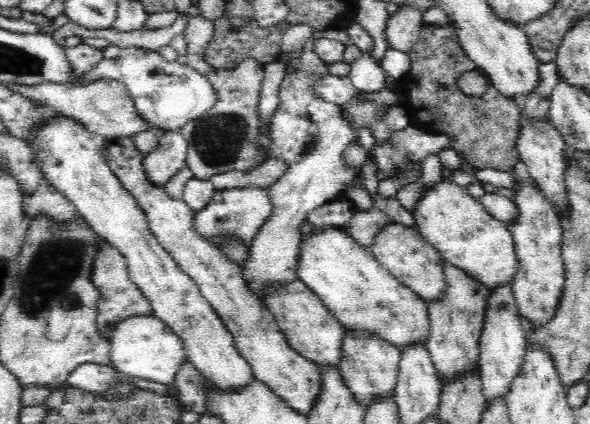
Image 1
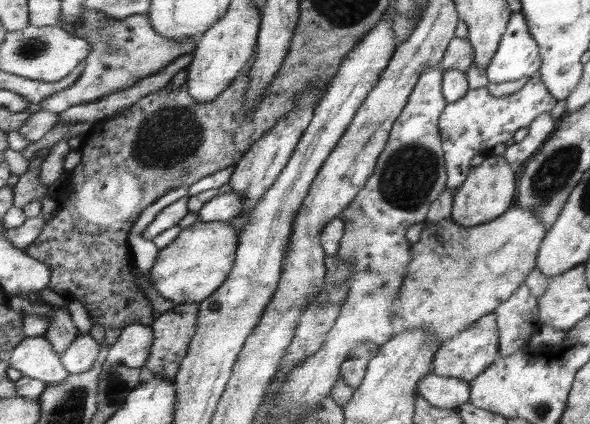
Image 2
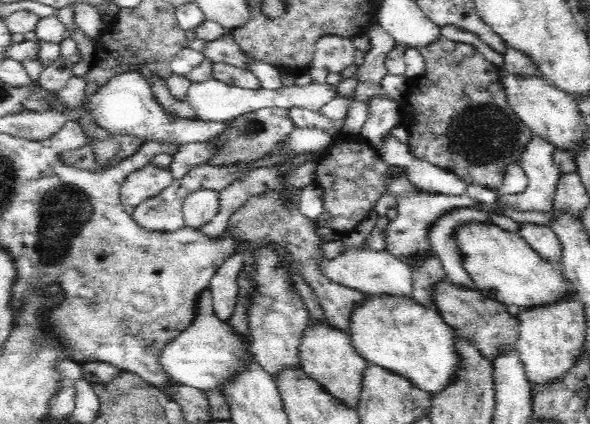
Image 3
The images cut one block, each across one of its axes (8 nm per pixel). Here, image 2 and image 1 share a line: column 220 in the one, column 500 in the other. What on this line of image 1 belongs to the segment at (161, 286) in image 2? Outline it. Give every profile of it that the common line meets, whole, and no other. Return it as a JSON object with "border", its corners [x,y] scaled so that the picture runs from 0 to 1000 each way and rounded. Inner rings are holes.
{"border":[[[753,425],[722,450],[700,509],[708,526],[708,545],[751,613],[783,634],[797,656],[831,684],[869,667],[881,642],[881,611],[864,535],[841,519],[817,479],[793,458],[790,443],[768,425]]]}

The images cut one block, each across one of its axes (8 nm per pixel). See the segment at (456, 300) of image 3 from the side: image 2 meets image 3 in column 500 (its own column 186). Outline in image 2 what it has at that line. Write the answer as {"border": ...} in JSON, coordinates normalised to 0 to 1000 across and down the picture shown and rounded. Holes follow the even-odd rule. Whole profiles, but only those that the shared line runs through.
{"border":[[[337,712],[295,719],[290,731],[268,741],[259,757],[258,771],[263,797],[253,849],[247,854],[247,868],[254,870],[259,884],[271,882],[271,887],[281,887],[286,896],[297,896],[332,785],[339,738],[337,719]]]}

